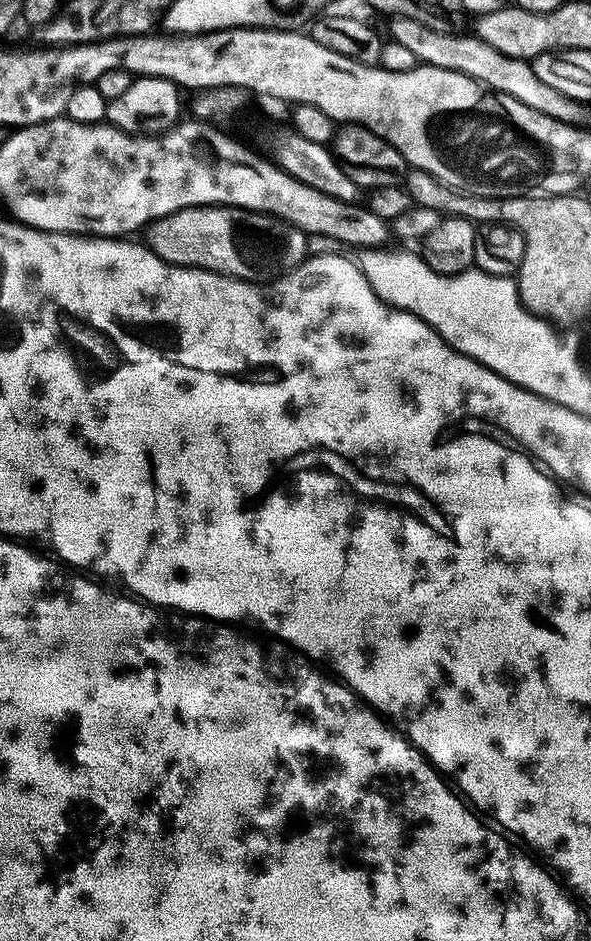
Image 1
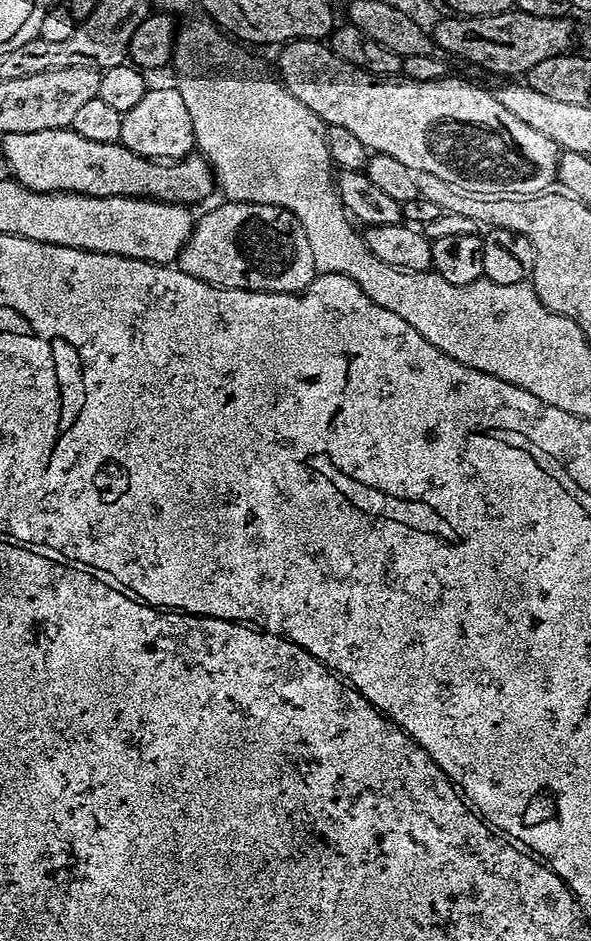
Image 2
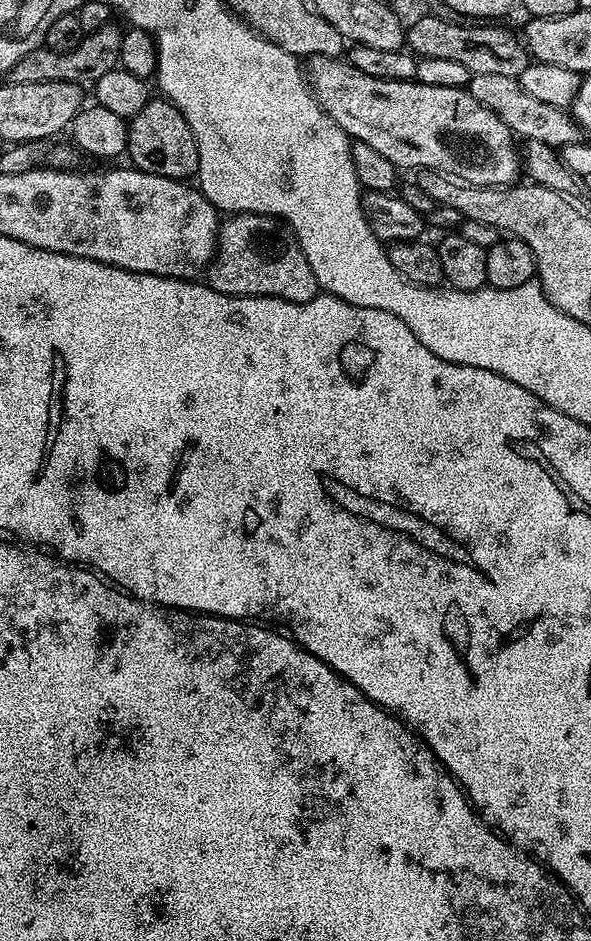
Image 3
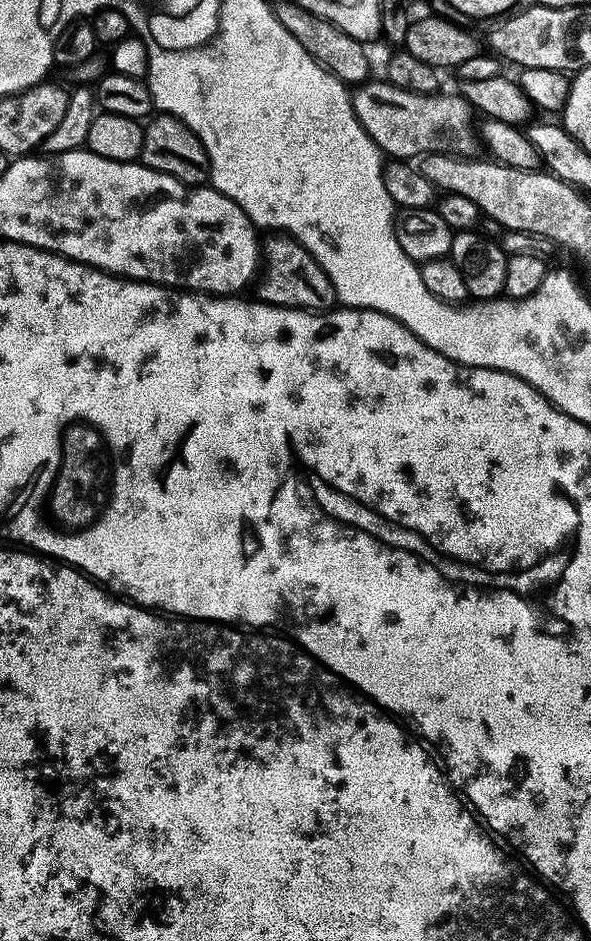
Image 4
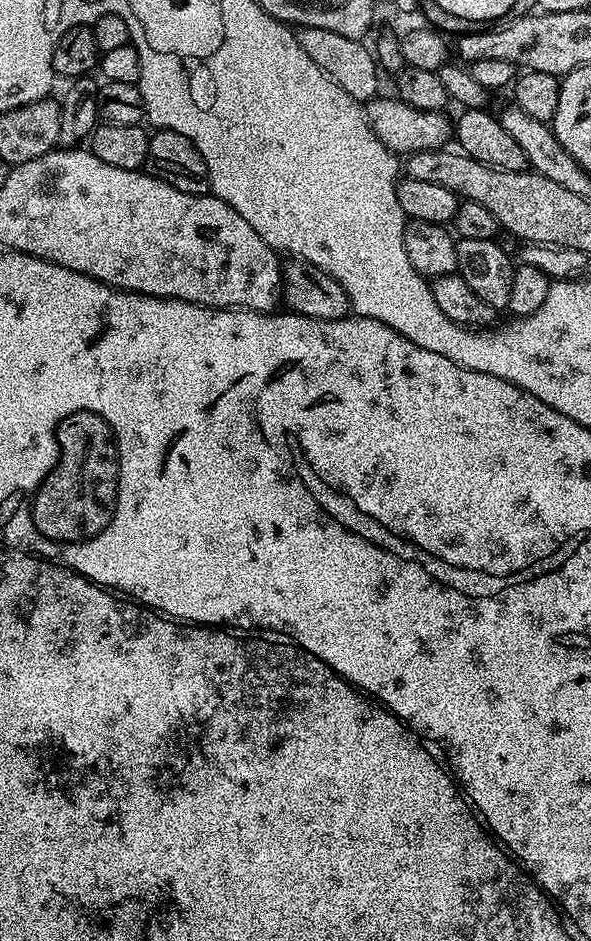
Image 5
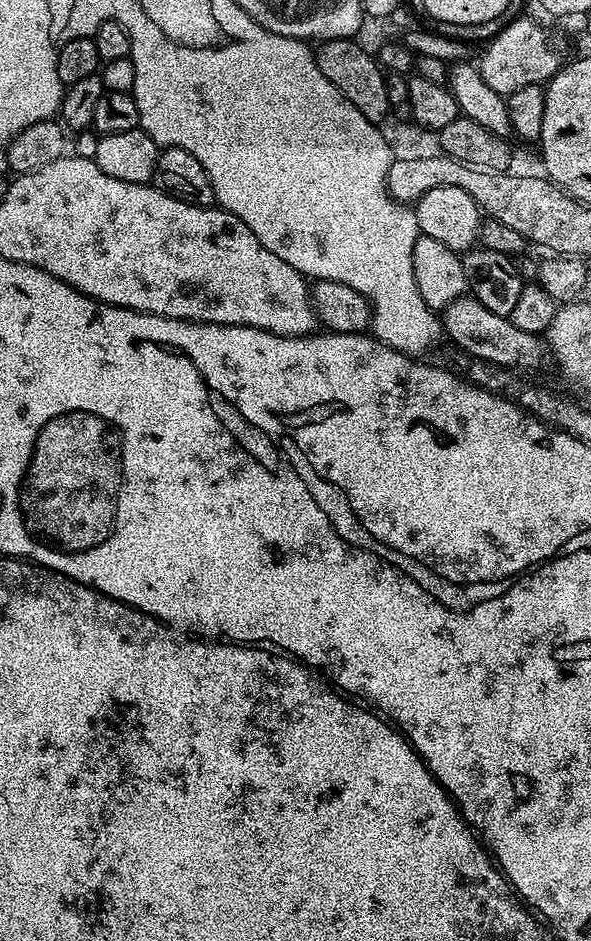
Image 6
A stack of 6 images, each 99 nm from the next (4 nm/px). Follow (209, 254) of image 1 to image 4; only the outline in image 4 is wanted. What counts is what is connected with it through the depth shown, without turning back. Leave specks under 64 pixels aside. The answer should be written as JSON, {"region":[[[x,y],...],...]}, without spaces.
{"region":[[[272,234],[268,241],[263,241],[258,252],[258,279],[255,281],[255,299],[265,304],[278,304],[281,308],[299,308],[301,310],[328,310],[337,303],[336,291],[328,275],[318,266],[313,256],[287,234]]]}

